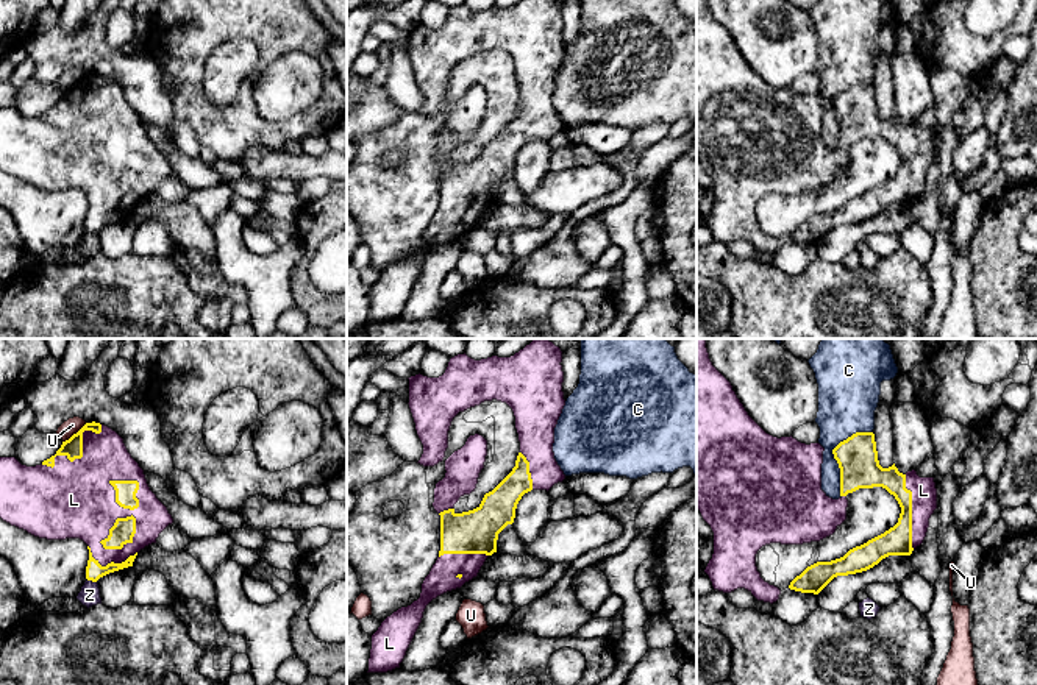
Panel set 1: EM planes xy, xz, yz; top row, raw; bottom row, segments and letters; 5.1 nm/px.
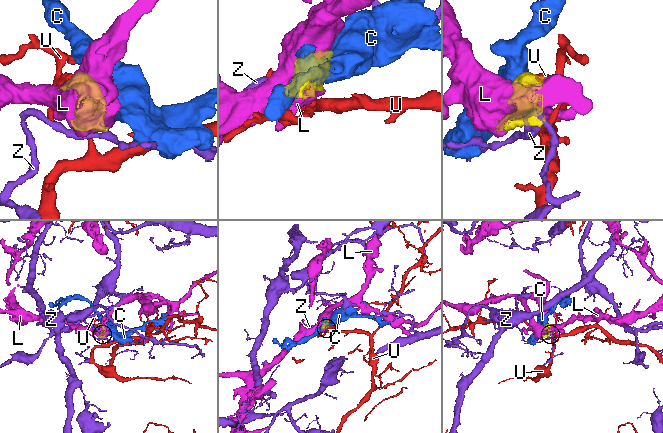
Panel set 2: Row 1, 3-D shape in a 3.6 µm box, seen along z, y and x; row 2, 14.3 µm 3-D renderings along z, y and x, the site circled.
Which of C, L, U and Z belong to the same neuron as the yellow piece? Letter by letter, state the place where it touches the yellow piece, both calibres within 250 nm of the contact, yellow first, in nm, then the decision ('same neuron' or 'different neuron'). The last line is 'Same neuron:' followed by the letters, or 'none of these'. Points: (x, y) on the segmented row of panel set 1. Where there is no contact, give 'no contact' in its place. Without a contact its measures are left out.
C: meets yellow in yz at (833, 453); 200 nm thick on the yellow side, 280 nm on the other; different neuron
L: meets yellow in xy at (111, 528); 120 nm thick on the yellow side, 400 nm on the other; same neuron
U: meets yellow in xy at (74, 434); 100 nm thick on the yellow side, 80 nm on the other; different neuron
Z: meets yellow in xy at (92, 581); 90 nm thick on the yellow side, 110 nm on the other; different neuron
Same neuron: L

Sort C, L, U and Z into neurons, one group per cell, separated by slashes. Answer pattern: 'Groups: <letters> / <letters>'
Groups: C / L / U / Z

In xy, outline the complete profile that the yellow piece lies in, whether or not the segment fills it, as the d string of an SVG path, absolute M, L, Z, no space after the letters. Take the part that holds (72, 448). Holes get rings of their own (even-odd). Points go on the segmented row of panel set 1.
M86 423L55 456L41 465L27 467L16 457L0 457L0 518L11 526L47 540L80 538L87 545L86 579L100 577L133 566L141 549L156 543L159 534L173 523L167 507L150 490L144 470L128 453L123 438L100 423Z

